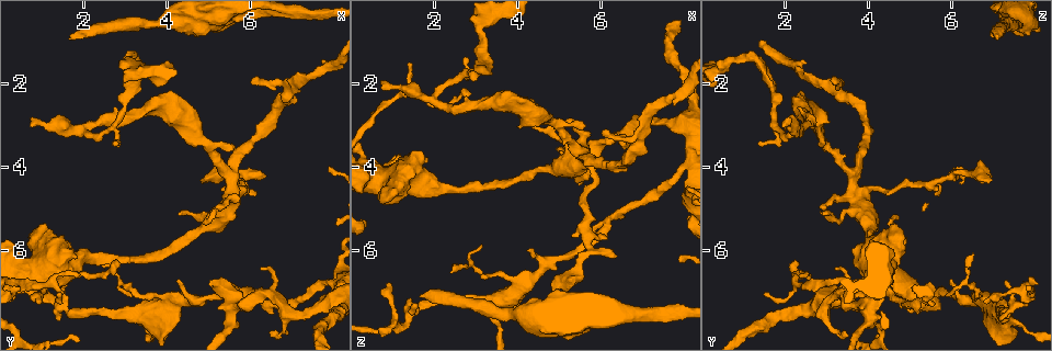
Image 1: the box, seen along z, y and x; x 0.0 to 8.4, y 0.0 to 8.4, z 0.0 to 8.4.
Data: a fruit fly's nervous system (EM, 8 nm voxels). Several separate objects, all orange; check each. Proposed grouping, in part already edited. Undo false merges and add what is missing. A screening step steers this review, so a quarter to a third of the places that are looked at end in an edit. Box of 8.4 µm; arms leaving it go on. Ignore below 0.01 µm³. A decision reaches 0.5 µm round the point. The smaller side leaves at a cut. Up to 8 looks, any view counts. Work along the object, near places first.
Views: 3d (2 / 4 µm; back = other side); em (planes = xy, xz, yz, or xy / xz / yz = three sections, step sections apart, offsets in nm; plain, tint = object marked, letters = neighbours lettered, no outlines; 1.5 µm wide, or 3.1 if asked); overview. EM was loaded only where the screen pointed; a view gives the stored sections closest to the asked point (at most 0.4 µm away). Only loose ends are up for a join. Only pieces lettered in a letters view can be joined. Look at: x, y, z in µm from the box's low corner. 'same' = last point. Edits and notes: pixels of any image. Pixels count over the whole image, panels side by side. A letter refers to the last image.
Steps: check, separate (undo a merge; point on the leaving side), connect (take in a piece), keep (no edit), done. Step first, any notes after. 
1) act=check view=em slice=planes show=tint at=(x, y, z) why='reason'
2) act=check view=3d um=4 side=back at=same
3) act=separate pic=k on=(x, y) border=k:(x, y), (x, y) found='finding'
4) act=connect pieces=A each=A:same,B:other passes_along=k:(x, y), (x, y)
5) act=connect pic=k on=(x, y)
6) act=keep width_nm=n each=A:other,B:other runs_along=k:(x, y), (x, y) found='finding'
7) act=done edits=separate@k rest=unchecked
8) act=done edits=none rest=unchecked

act=check view=em slice=planes show=tint at=(5.75, 4.15, 6.05) why='arms part here'

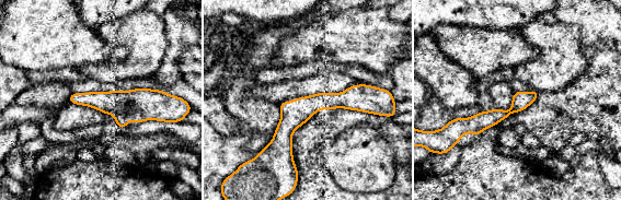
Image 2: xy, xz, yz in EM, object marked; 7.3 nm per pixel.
act=check view=em slice=planes show=letters at=same

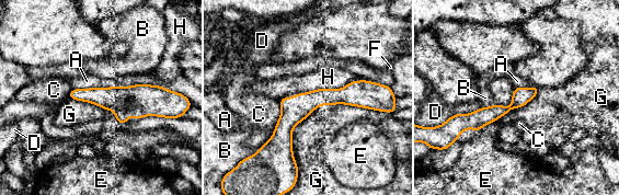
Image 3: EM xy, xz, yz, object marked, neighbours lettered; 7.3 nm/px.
act=keep each=A:other,B:other,C:other,D:other,E:other,F:other,G:other,H:other border=3:(390, 113), (297, 170) found='one cell here'

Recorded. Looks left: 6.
act=check view=em slice=yz step=4 show=letters at=(5.20, 5.00, 2.85) why='an open end'

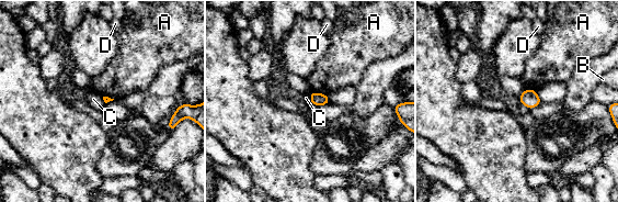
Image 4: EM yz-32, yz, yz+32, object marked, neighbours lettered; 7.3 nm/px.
act=check view=em slice=planes show=letters at=same

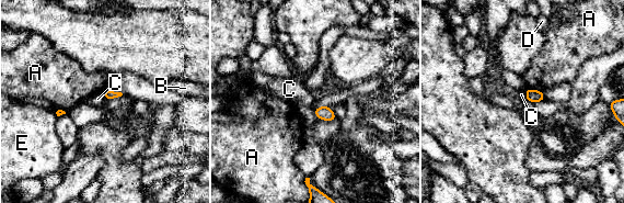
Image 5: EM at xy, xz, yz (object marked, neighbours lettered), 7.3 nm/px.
act=keep each=A:other,B:other,C:other,D:other,E:other border=5:(523, 91), (528, 100) found='none of them fits'

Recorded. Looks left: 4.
act=check view=3d um=2 at=(2.70, 3.40, 1.35) why='tapers out'

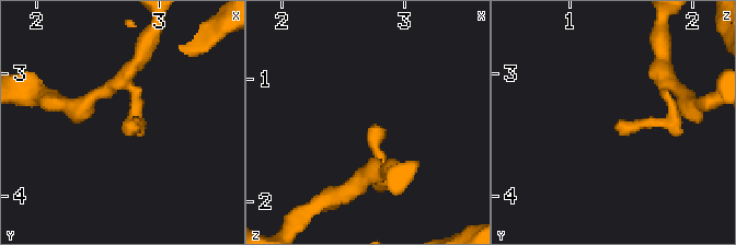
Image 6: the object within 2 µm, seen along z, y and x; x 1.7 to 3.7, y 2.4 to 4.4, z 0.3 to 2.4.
act=check view=em slice=xy step=8 show=tint at=(2.74, 3.44, 1.36) why='now the EM'

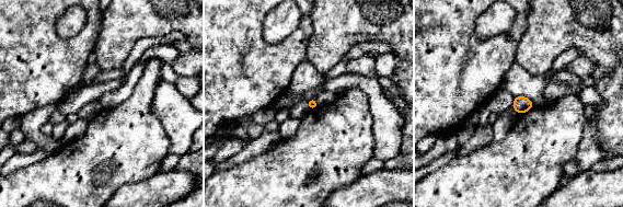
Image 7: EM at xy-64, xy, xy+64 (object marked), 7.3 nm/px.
act=check view=em slice=planes show=letters at=same

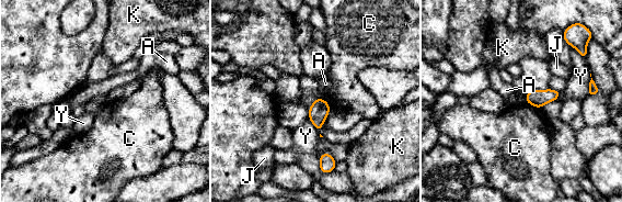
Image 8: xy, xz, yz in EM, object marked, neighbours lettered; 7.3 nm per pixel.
act=keep each=A:other,C:other,J:other,K:other,Y:other border=8:(319, 97), (325, 101) found='none of them fits'

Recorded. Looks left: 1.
act=done edits=none rest=unchecked

